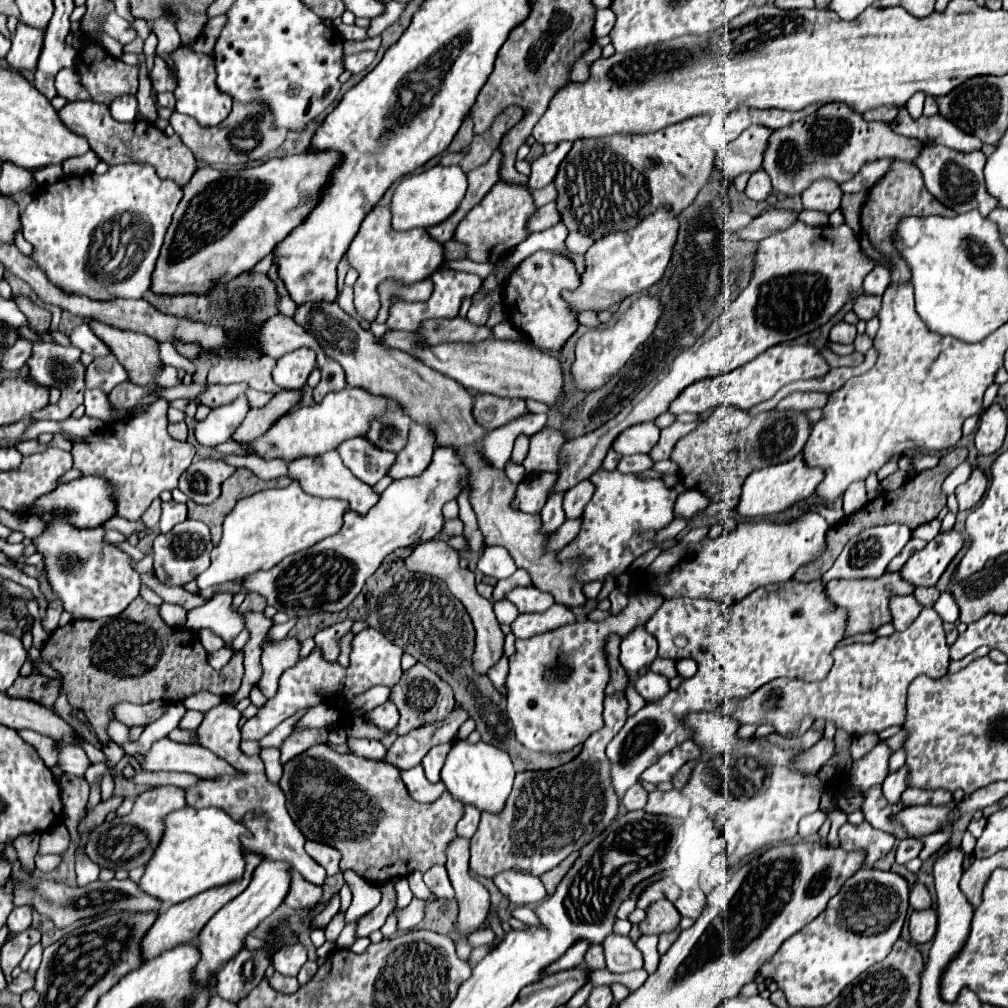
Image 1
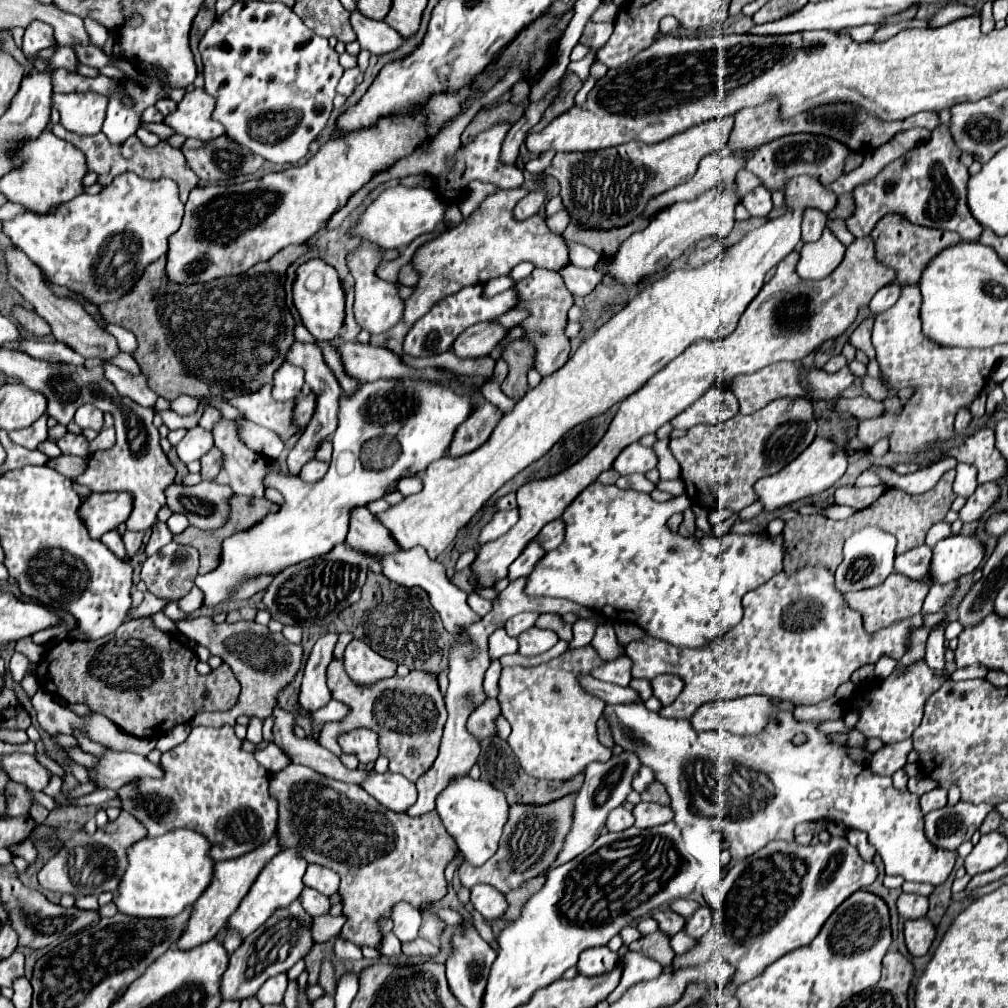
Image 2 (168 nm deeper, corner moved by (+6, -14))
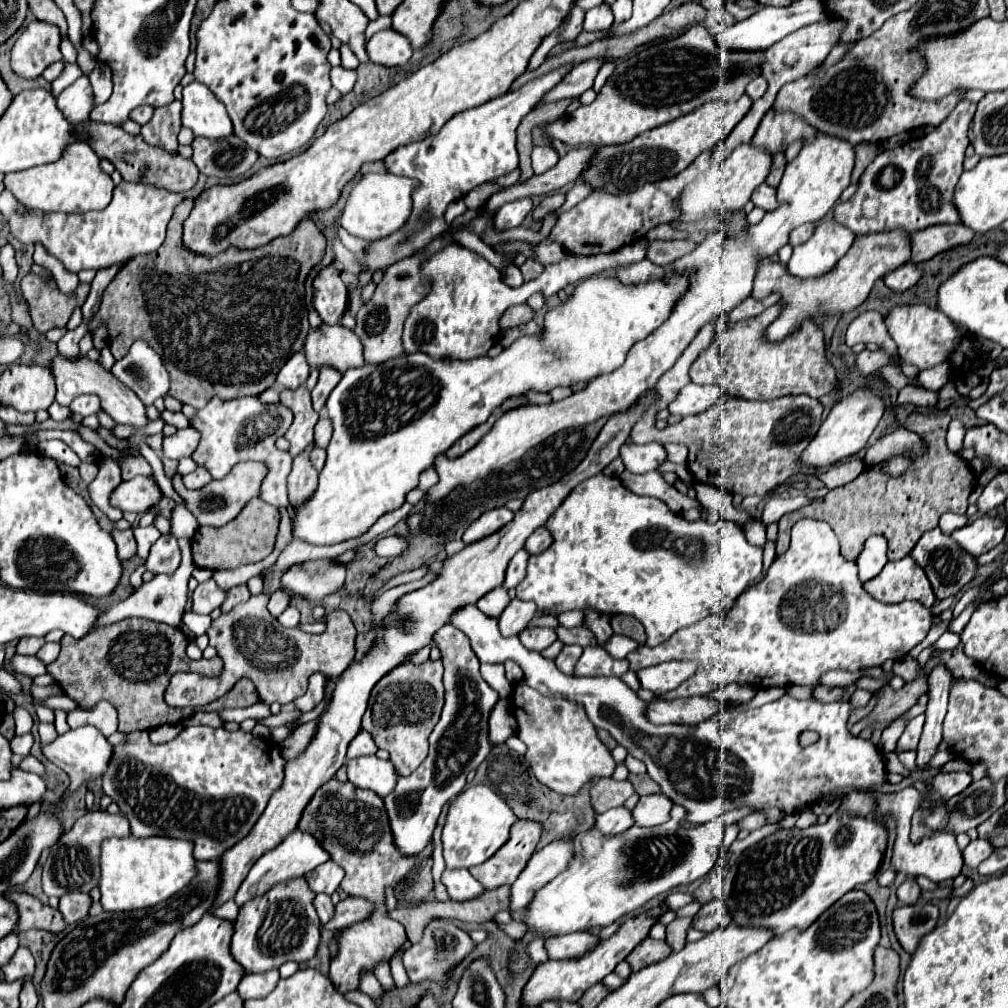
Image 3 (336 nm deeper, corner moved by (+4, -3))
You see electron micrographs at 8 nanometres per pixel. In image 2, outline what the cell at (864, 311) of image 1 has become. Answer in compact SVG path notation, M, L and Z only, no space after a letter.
M867 318L855 328L849 342L857 350L863 350L869 356L869 360L875 360L875 350L873 350L873 344L871 344L871 330L873 330L873 318Z

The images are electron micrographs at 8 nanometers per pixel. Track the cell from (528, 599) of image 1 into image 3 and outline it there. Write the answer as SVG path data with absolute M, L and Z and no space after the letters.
M513 599L505 611L499 615L499 629L503 637L511 637L511 635L519 635L529 623L531 619L537 615L535 611L535 603L531 601L521 601L521 599Z

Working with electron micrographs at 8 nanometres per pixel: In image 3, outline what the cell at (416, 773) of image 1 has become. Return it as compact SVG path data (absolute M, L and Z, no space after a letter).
M375 755L369 757L357 757L357 759L347 759L347 775L349 781L357 787L371 789L379 797L387 797L399 779L399 773L395 771L395 765L387 759L379 759Z

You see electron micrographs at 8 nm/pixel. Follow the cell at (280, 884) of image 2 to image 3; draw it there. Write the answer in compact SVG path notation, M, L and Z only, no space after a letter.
M293 831L289 837L283 839L283 843L279 843L275 849L267 851L249 871L247 879L241 883L237 895L235 895L235 903L239 907L243 907L243 903L255 899L255 895L263 895L263 891L267 891L267 887L273 887L275 883L283 883L287 879L295 879L295 877L303 877L305 873L313 871L317 865L325 863L329 859L327 851L323 851L323 847L315 841L315 837L311 837L305 831Z

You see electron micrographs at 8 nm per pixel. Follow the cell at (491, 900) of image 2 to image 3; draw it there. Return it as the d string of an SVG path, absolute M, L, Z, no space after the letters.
M445 869L441 881L445 883L453 901L477 899L477 895L483 895L485 891L485 887L477 879L473 879L473 875L467 869L455 869L455 871Z

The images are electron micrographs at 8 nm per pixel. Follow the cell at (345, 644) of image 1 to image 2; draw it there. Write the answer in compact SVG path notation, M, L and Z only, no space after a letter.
M333 660L327 670L327 686L333 700L343 702L349 708L349 714L337 722L325 724L319 736L319 744L340 756L342 749L338 741L341 734L355 728L369 728L379 736L379 754L389 758L389 770L403 774L407 780L415 782L437 758L437 746L441 742L447 710L443 694L437 686L437 678L431 672L411 670L405 678L393 676L379 680L371 686L361 686L349 680L343 670L343 664Z

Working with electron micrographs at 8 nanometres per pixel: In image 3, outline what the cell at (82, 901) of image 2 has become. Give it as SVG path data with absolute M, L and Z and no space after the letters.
M69 891L67 895L61 897L59 907L57 907L65 919L67 925L77 923L89 915L91 909L91 895L81 893L81 891Z

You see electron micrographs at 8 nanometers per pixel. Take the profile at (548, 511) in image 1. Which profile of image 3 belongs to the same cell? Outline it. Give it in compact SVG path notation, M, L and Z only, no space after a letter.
M521 549L515 553L515 557L509 561L509 567L507 567L507 575L505 575L505 583L503 587L505 589L511 589L511 587L517 587L517 583L523 579L525 571L527 571L527 551Z

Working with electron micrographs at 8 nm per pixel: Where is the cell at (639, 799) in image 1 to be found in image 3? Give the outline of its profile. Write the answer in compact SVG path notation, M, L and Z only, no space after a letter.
M613 807L601 815L597 815L595 827L603 833L603 835L615 835L621 833L625 829L629 829L635 821L631 819L631 811L627 807Z

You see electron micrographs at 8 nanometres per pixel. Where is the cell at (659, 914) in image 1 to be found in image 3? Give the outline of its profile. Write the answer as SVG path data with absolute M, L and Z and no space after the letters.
M645 937L627 957L627 961L631 963L633 971L639 971L651 963L657 963L665 957L671 955L671 947L667 947L665 941L657 941L653 937Z

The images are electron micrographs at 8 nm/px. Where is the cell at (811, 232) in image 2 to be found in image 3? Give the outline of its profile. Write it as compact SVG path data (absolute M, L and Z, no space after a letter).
M805 223L805 225L797 227L797 229L791 233L789 243L791 243L793 247L795 247L795 245L801 245L801 243L805 243L805 241L813 235L813 231L815 231L815 223Z

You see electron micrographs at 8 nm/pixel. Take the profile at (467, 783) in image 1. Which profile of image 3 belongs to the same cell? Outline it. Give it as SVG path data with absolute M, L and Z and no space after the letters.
M471 785L449 801L449 811L443 827L443 857L447 869L469 869L487 861L509 837L509 829L515 823L515 813L507 801L487 785Z

